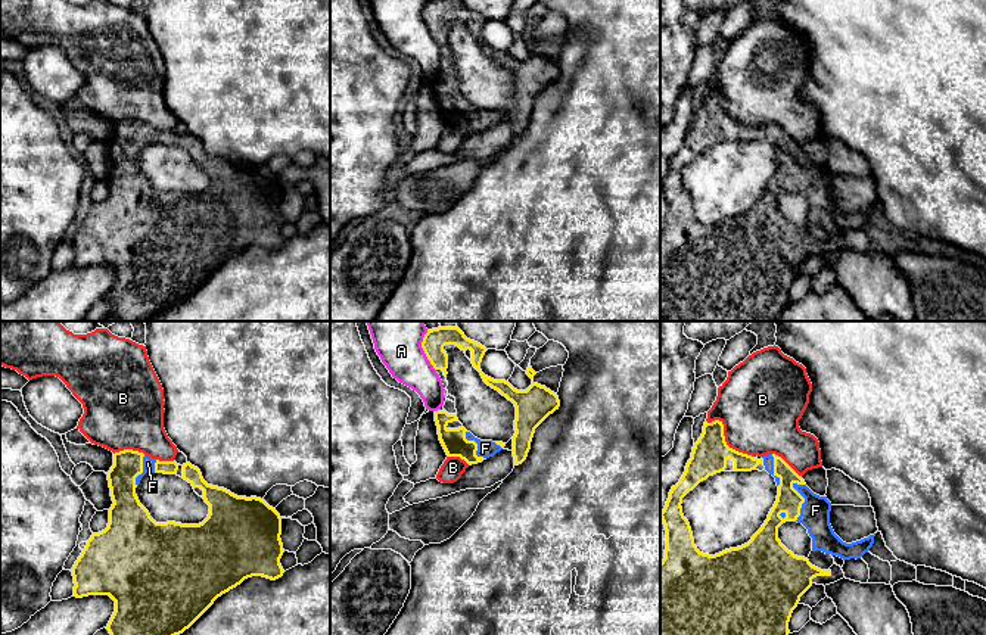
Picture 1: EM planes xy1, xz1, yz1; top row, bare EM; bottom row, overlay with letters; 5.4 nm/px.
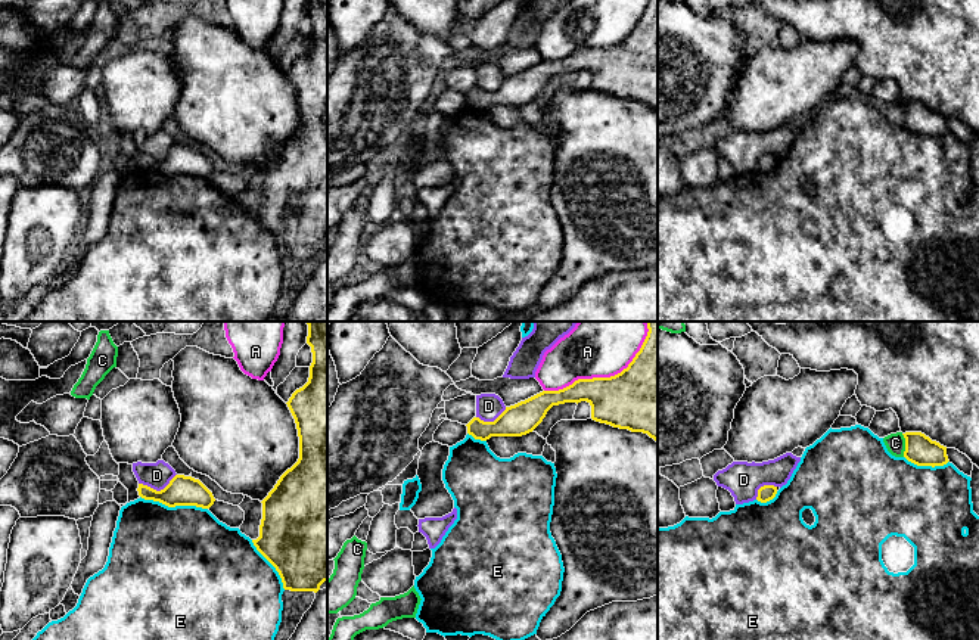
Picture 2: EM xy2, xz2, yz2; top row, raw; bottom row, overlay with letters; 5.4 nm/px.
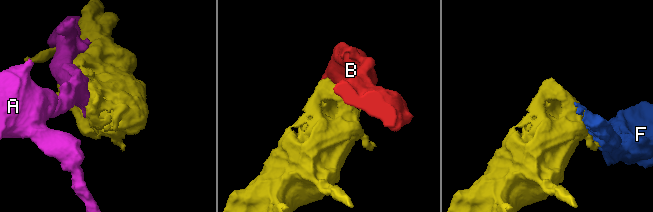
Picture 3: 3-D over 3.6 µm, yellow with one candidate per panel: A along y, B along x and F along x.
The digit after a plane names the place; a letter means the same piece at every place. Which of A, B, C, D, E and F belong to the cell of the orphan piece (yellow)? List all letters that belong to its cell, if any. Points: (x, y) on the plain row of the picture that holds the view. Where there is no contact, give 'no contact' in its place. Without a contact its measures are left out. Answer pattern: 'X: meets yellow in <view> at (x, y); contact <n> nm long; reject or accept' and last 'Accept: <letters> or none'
A: meets yellow in xz2 at (603, 47); contact 650 nm long; reject
B: meets yellow in yz1 at (724, 109); contact 320 nm long; reject
C: meets yellow in yz2 at (906, 115); contact 130 nm long; reject
D: meets yellow in xy2 at (158, 161); contact 220 nm long; reject
E: meets yellow in xy2 at (174, 176); contact 380 nm long; reject
F: meets yellow in yz1 at (803, 171); contact 220 nm long; accept
Accept: F

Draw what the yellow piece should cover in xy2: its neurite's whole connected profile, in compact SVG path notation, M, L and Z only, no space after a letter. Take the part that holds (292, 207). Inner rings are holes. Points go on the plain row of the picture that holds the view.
M308 0L313 32L308 52L286 72L298 99L299 128L262 173L257 220L276 237L283 258L314 261L327 251L327 0Z

